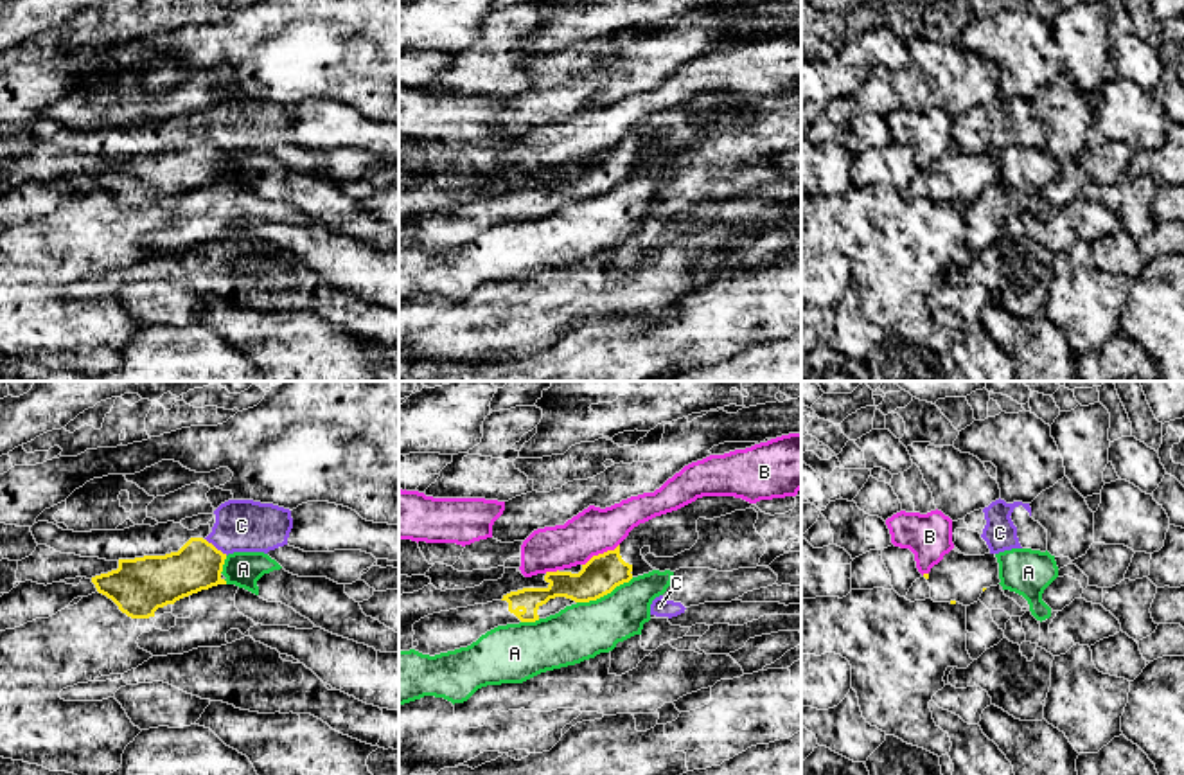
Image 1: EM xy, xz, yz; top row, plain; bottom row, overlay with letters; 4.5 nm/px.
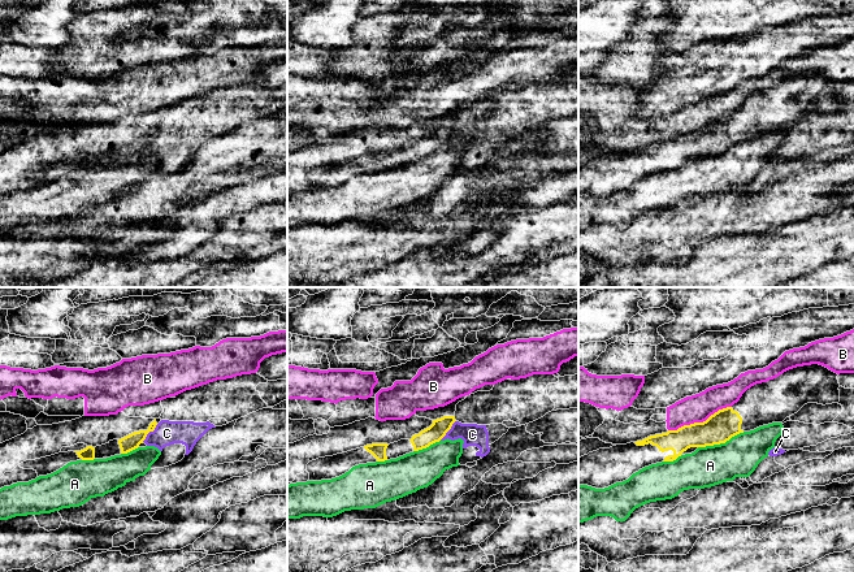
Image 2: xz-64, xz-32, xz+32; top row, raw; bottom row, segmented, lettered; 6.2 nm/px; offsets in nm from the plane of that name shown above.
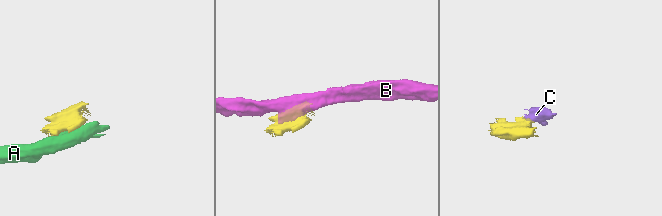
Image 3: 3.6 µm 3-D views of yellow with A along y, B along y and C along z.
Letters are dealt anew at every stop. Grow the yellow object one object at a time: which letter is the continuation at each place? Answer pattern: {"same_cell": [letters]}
{"same_cell": []}

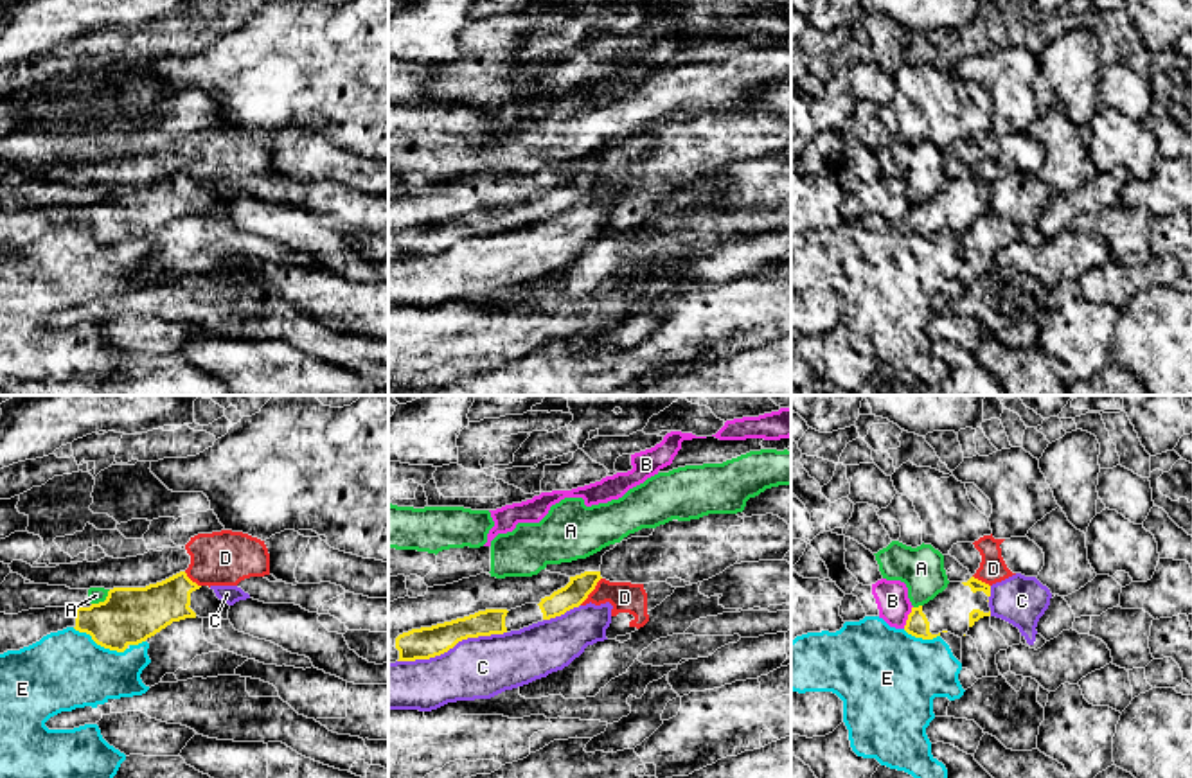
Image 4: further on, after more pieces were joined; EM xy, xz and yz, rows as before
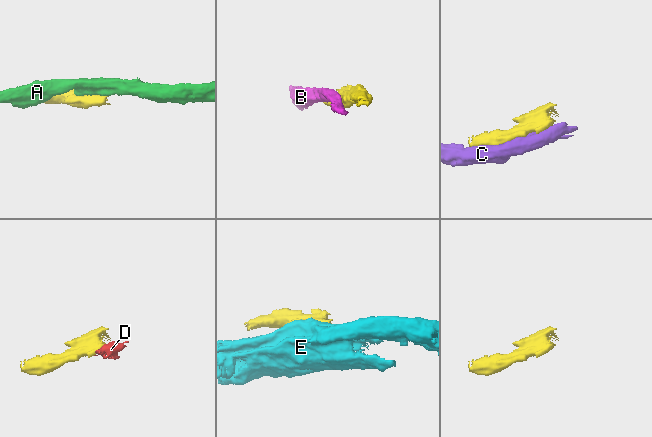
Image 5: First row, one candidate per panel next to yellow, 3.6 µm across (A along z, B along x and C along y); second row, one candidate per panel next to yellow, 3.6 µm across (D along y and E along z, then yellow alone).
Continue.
{"same_cell": []}

